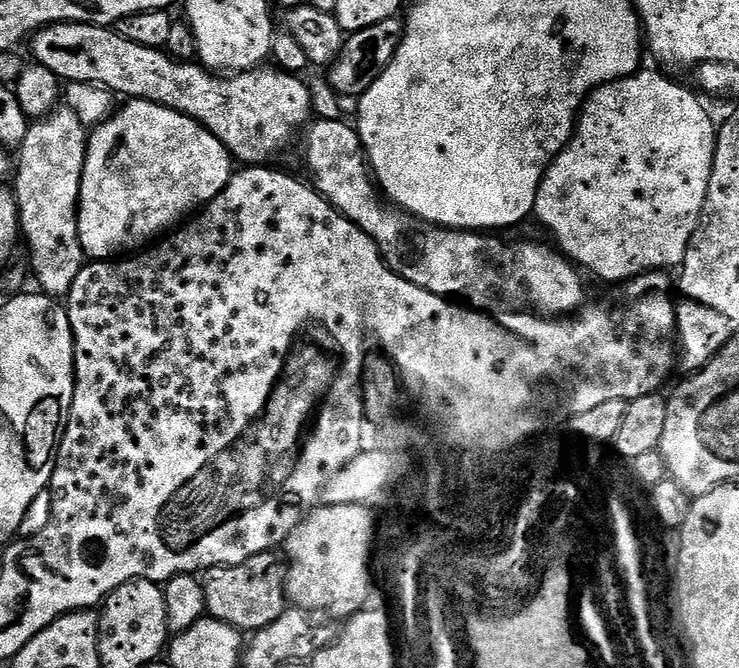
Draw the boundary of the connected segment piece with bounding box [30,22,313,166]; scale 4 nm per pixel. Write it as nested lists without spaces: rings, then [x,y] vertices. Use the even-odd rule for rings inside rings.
[[[47,24],[45,28],[31,33],[31,44],[31,59],[46,66],[46,70],[59,76],[61,81],[99,84],[117,97],[124,96],[120,98],[149,100],[170,110],[178,110],[210,130],[210,134],[214,134],[214,138],[218,138],[218,142],[222,142],[222,146],[226,146],[226,150],[244,166],[267,165],[271,161],[268,159],[278,155],[295,138],[296,131],[298,136],[313,115],[307,83],[299,75],[284,72],[275,66],[261,66],[250,72],[217,74],[199,62],[173,60],[161,49],[138,46],[138,42],[130,42],[130,38],[122,38],[111,27],[99,24]]]

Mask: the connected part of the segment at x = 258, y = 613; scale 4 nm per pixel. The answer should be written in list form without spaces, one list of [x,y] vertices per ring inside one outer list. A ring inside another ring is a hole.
[[[275,551],[263,552],[234,566],[207,569],[202,576],[207,615],[240,629],[244,634],[262,630],[277,620],[286,607],[284,582],[288,578],[288,570],[285,561],[276,555]]]

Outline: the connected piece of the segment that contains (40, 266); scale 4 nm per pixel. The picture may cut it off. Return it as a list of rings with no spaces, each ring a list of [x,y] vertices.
[[[57,106],[45,116],[33,119],[28,126],[26,138],[22,138],[22,146],[18,149],[14,160],[14,176],[16,172],[16,205],[20,211],[20,230],[23,239],[28,239],[28,256],[32,259],[32,272],[40,283],[39,291],[53,298],[67,297],[74,286],[74,278],[84,268],[86,257],[84,247],[78,234],[78,214],[80,213],[80,187],[82,186],[82,170],[86,162],[89,129],[80,121],[78,114],[67,106]]]

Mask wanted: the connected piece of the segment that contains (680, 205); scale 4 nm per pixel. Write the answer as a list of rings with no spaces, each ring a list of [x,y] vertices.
[[[641,70],[632,76],[603,84],[601,88],[594,89],[585,100],[584,107],[580,109],[572,141],[554,157],[552,164],[544,172],[536,199],[535,219],[540,219],[552,231],[553,238],[557,240],[555,243],[563,255],[581,269],[589,268],[600,280],[627,282],[633,276],[641,276],[644,272],[676,270],[684,263],[686,250],[690,246],[690,238],[694,234],[694,230],[700,226],[700,215],[706,202],[706,190],[710,186],[710,170],[716,153],[718,131],[717,125],[715,123],[712,125],[711,114],[704,109],[703,102],[699,100],[701,97],[691,87],[689,88],[675,84],[670,77],[663,76],[660,72]]]

